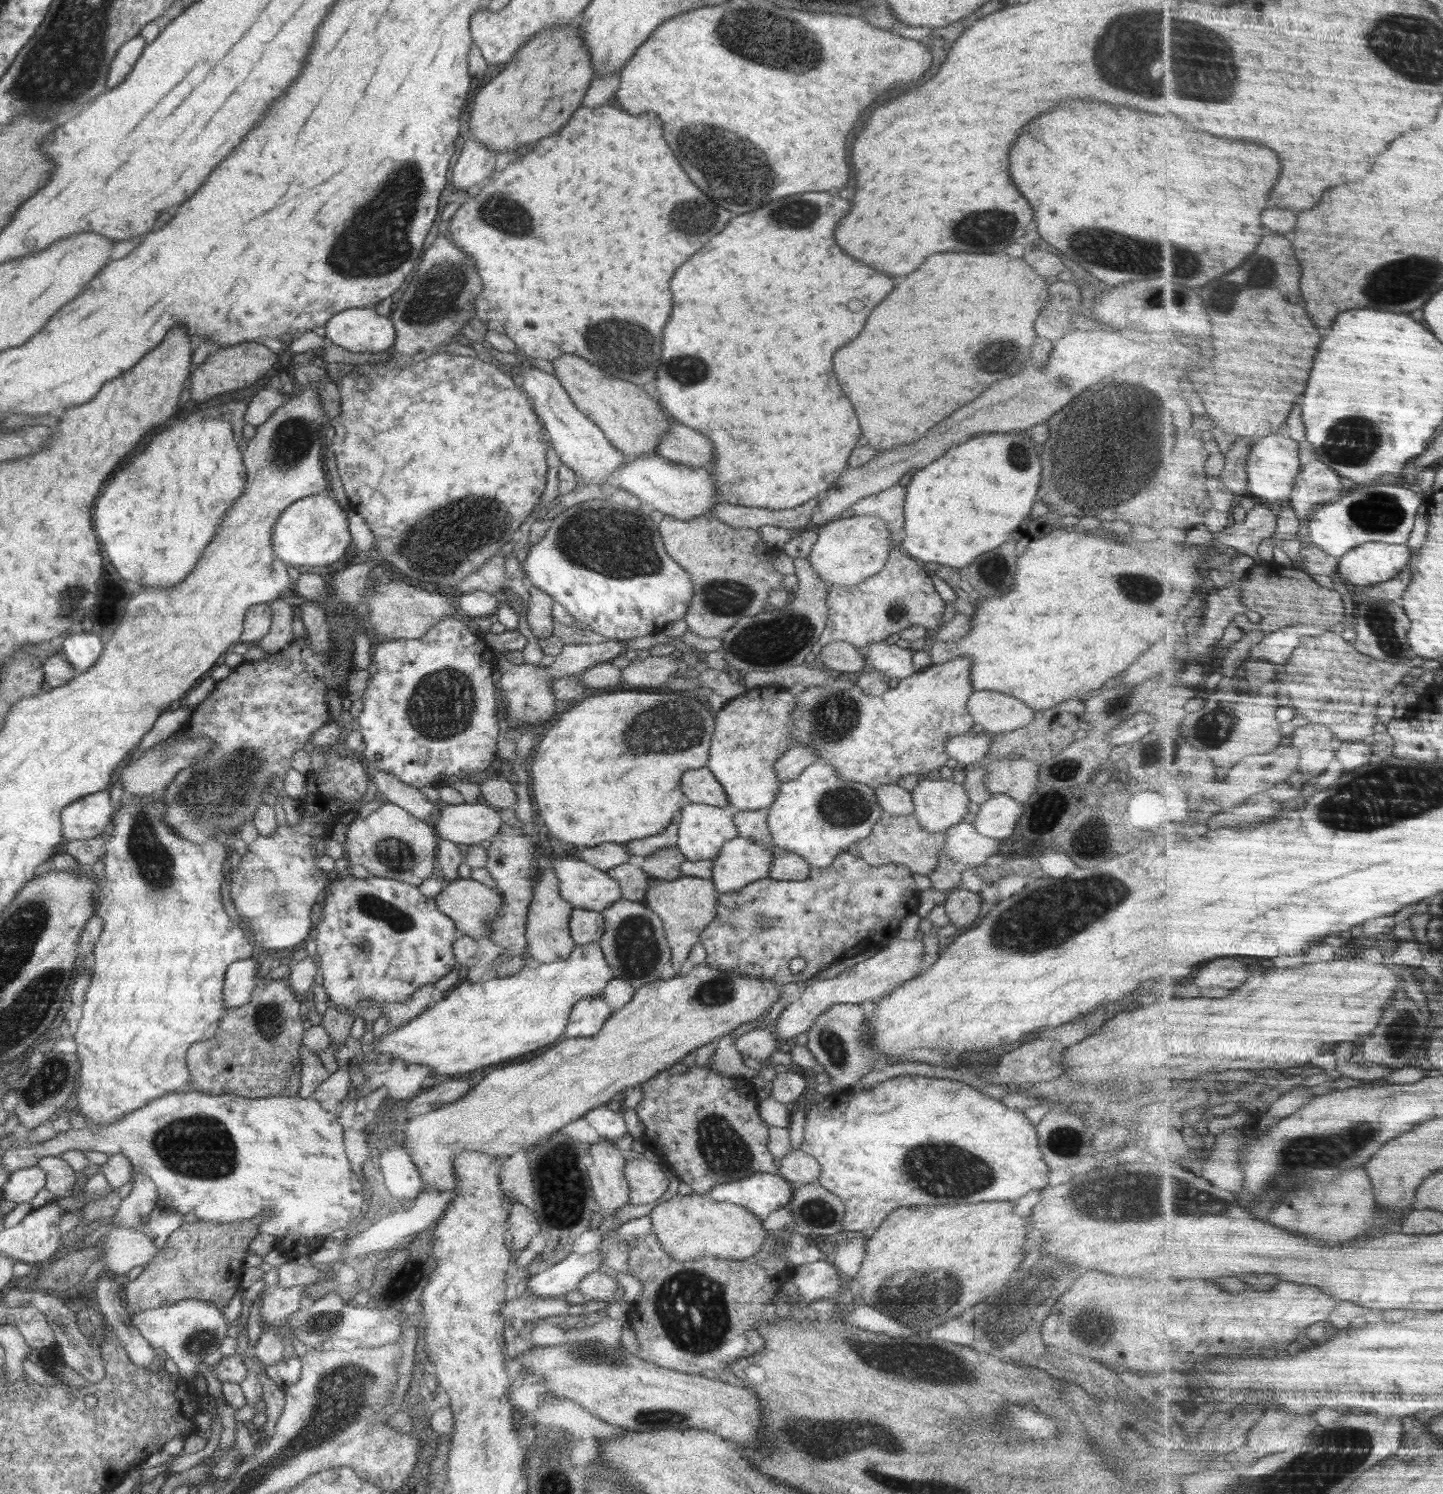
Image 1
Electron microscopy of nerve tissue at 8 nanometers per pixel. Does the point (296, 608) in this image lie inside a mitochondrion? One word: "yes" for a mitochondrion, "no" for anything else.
no

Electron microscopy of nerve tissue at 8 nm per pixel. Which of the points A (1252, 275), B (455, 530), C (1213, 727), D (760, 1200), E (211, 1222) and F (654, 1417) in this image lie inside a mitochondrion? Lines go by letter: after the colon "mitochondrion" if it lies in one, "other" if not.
A: mitochondrion
B: mitochondrion
C: mitochondrion
D: other
E: other
F: mitochondrion

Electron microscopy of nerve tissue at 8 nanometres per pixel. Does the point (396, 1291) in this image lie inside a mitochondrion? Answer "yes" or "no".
no

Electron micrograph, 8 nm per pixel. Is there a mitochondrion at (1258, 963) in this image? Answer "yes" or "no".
no

